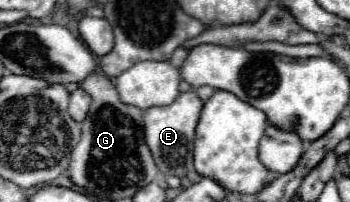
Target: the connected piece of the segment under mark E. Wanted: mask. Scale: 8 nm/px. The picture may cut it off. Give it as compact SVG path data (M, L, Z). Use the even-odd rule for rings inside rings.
M196 90L182 92L172 104L148 108L144 112L144 134L146 144L160 168L162 174L168 176L186 176L188 170L192 170L192 146L194 146L194 130L200 118L204 102L198 98Z

